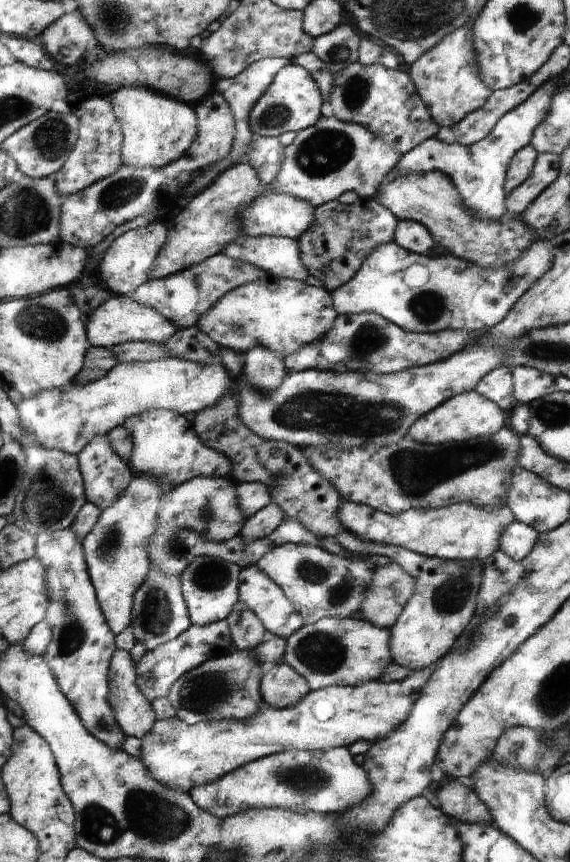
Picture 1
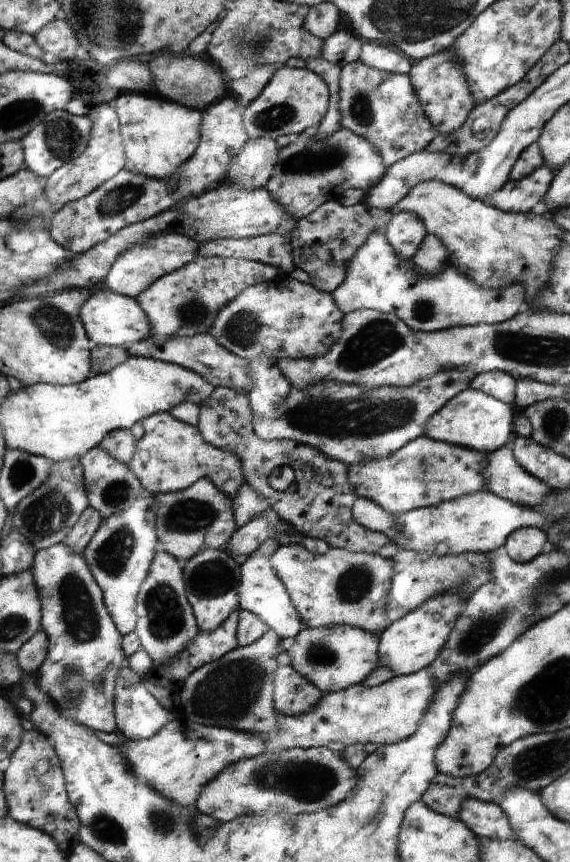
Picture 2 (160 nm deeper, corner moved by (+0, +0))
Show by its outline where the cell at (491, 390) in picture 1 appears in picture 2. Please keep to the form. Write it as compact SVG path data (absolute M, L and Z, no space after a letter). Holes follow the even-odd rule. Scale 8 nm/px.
M489 371L473 377L471 388L510 404L514 402L514 386L517 386L517 383L509 373Z

